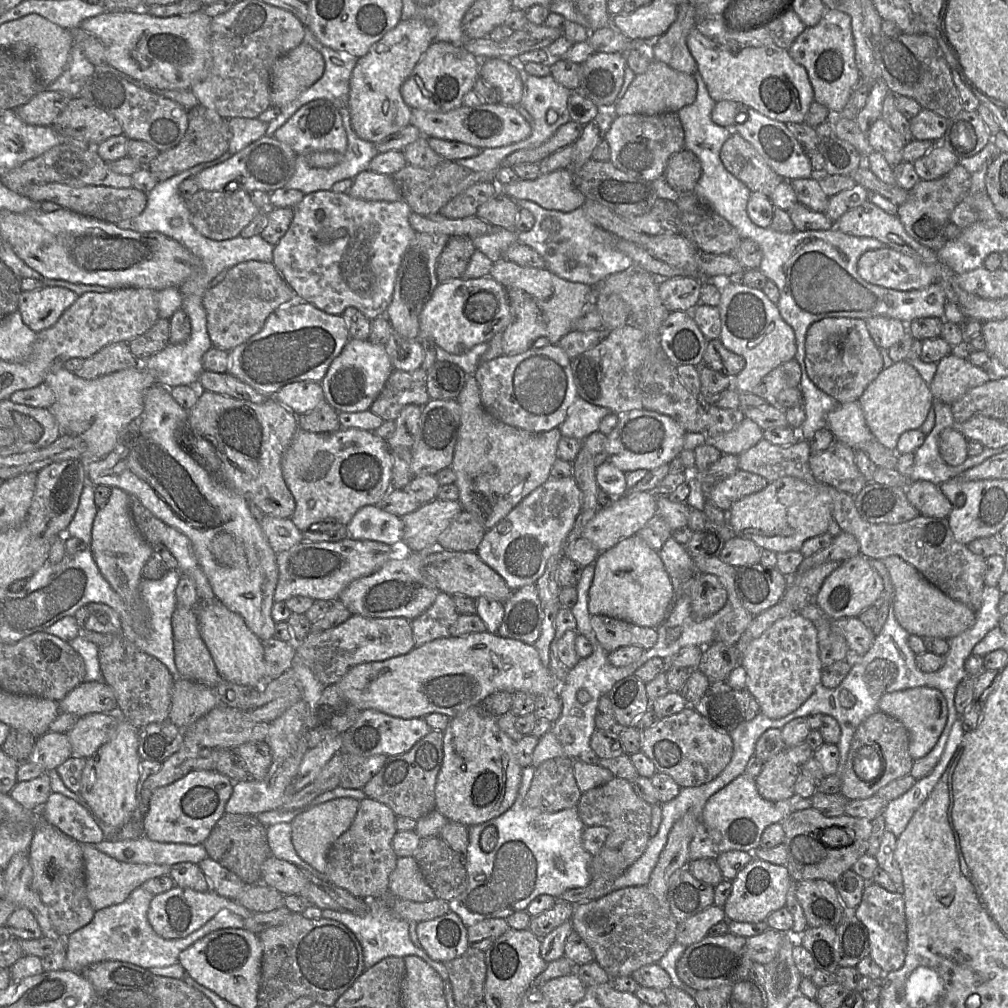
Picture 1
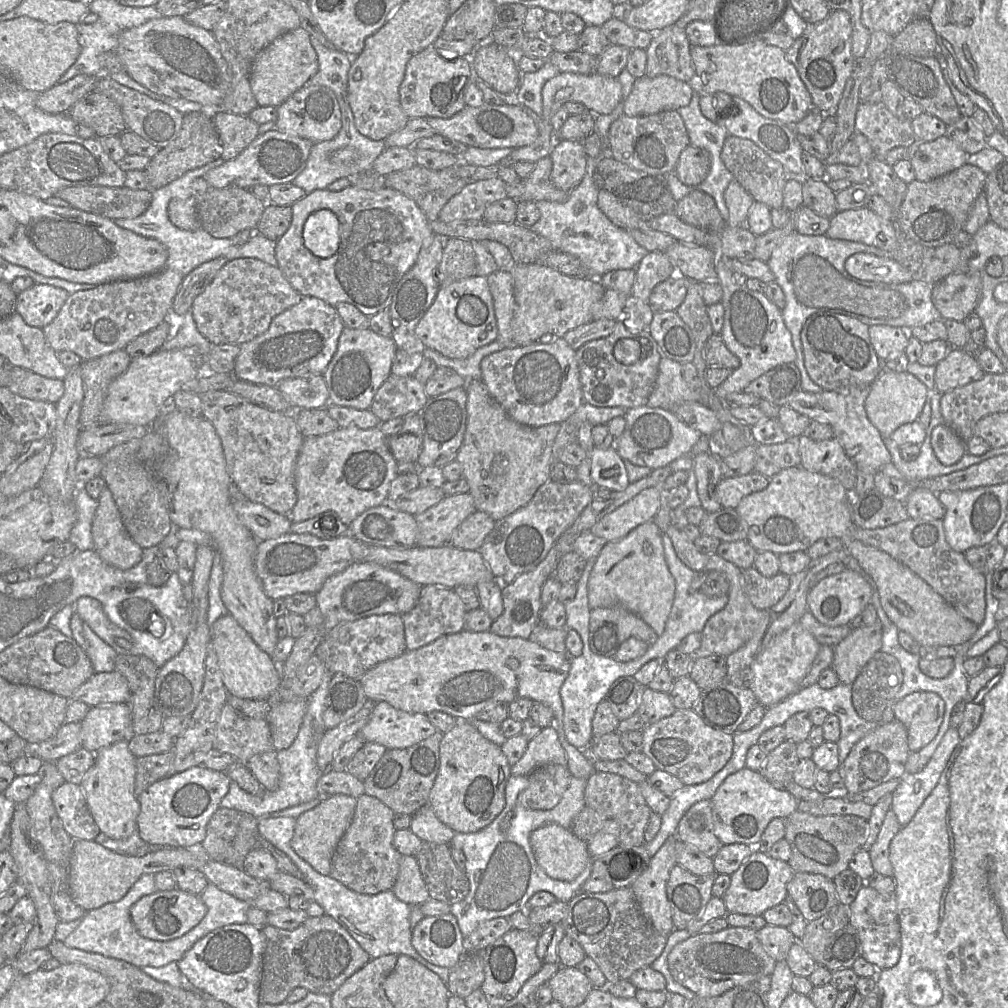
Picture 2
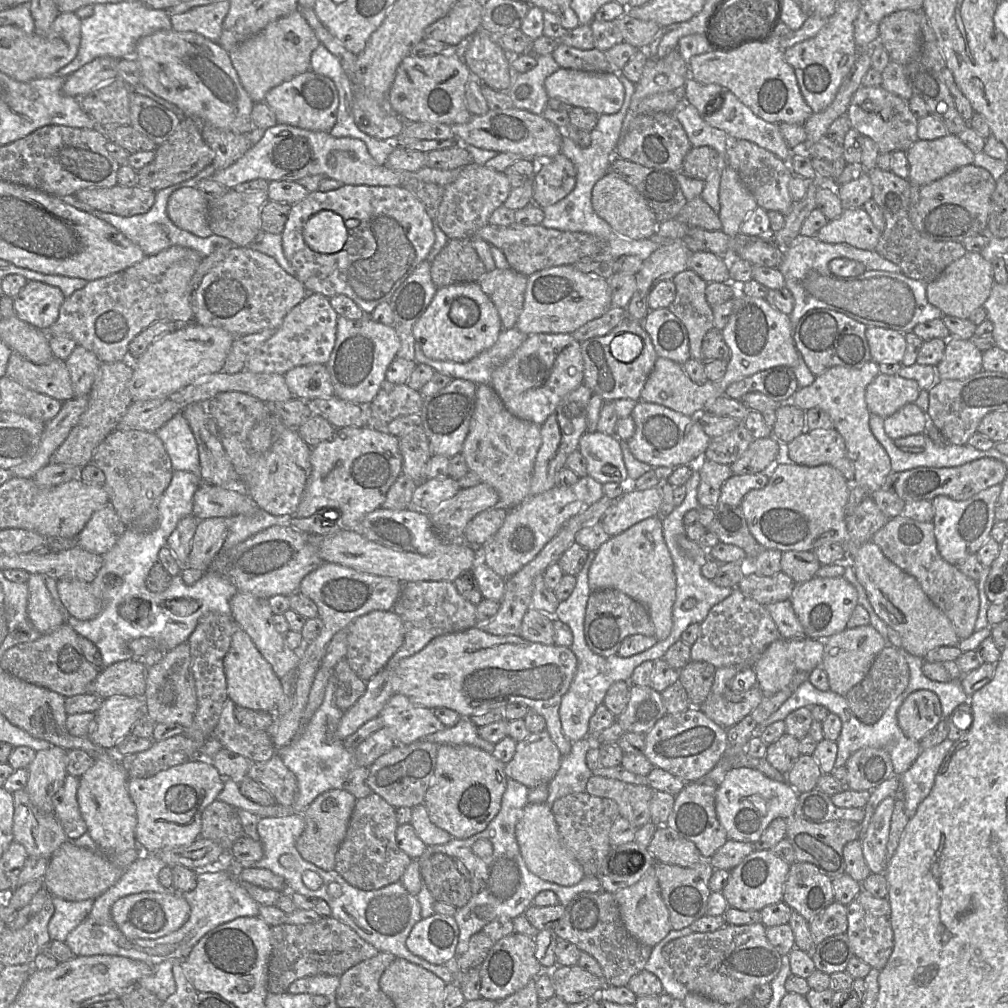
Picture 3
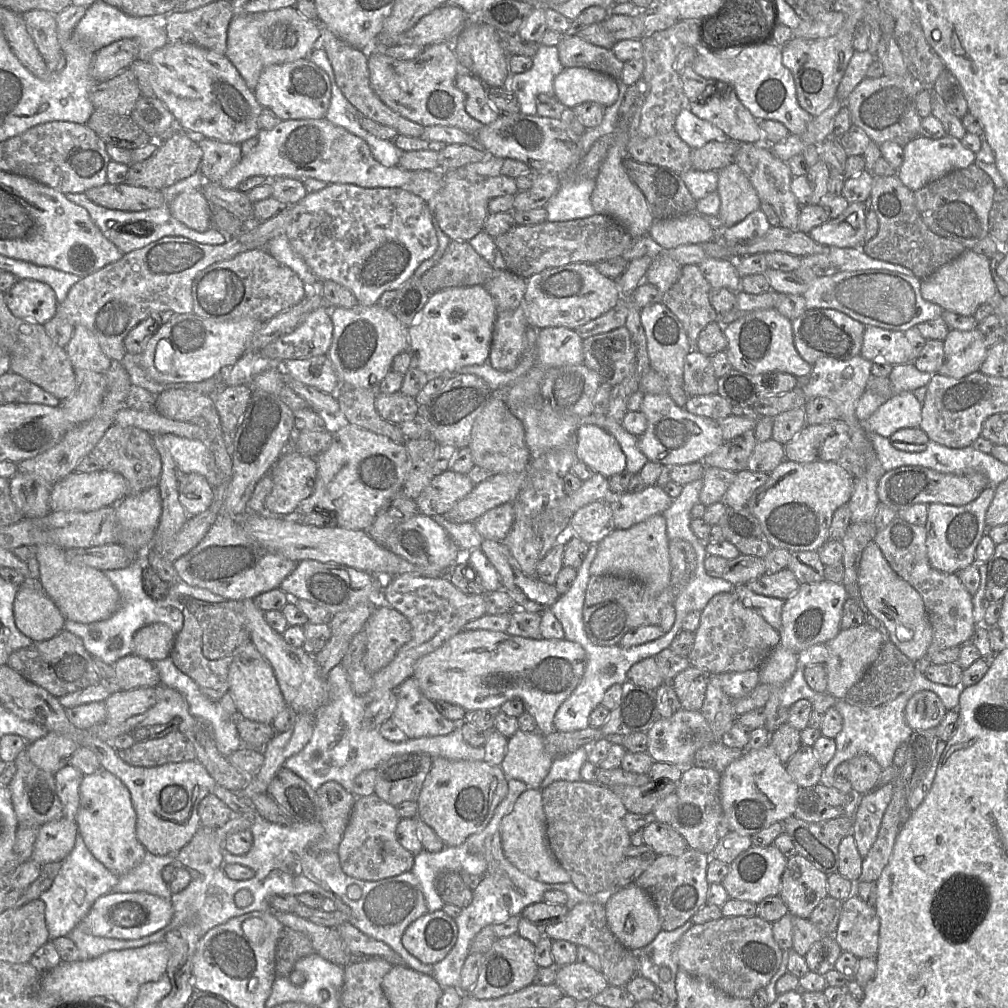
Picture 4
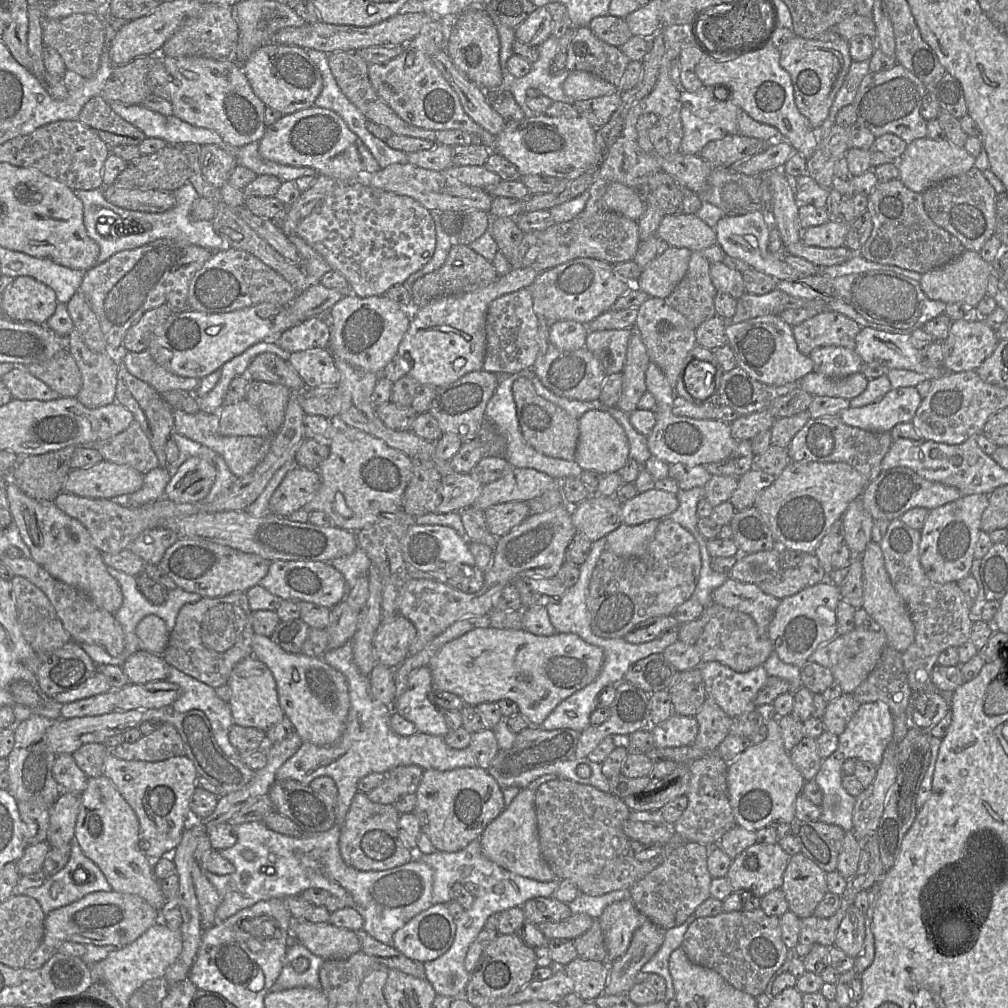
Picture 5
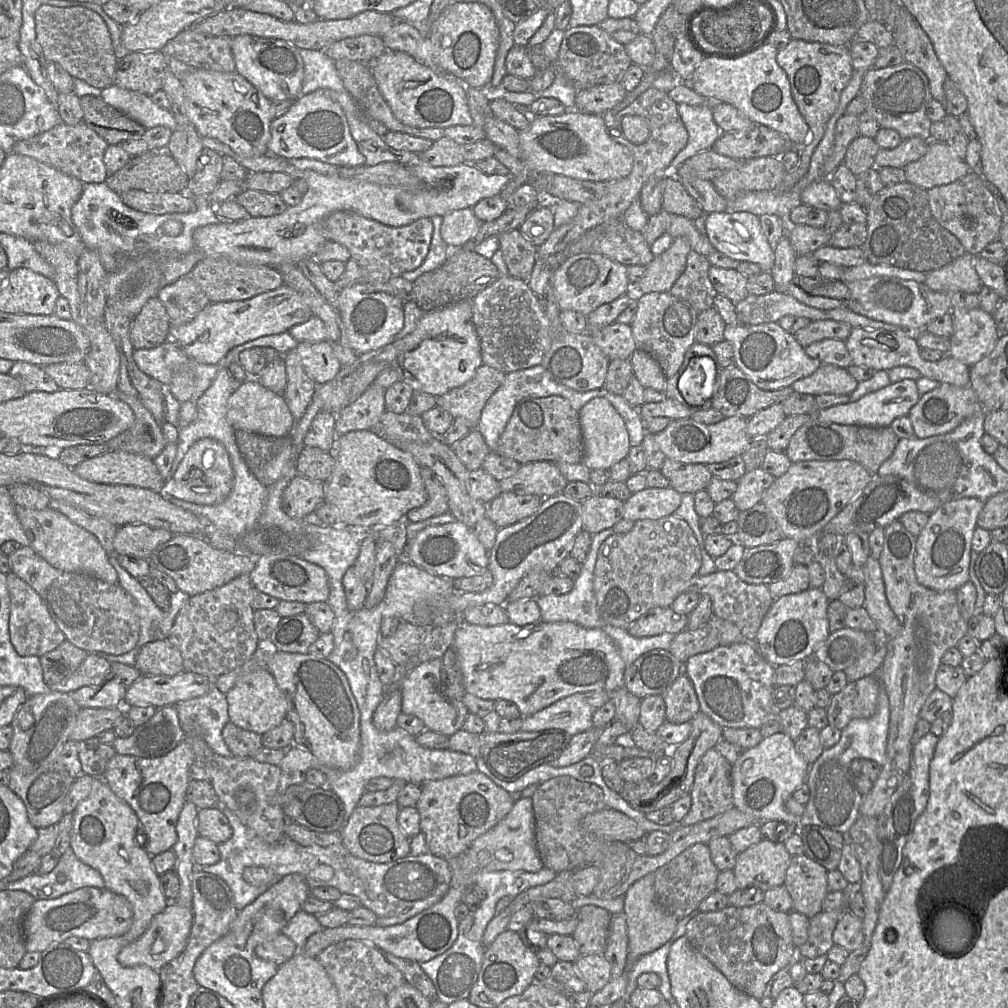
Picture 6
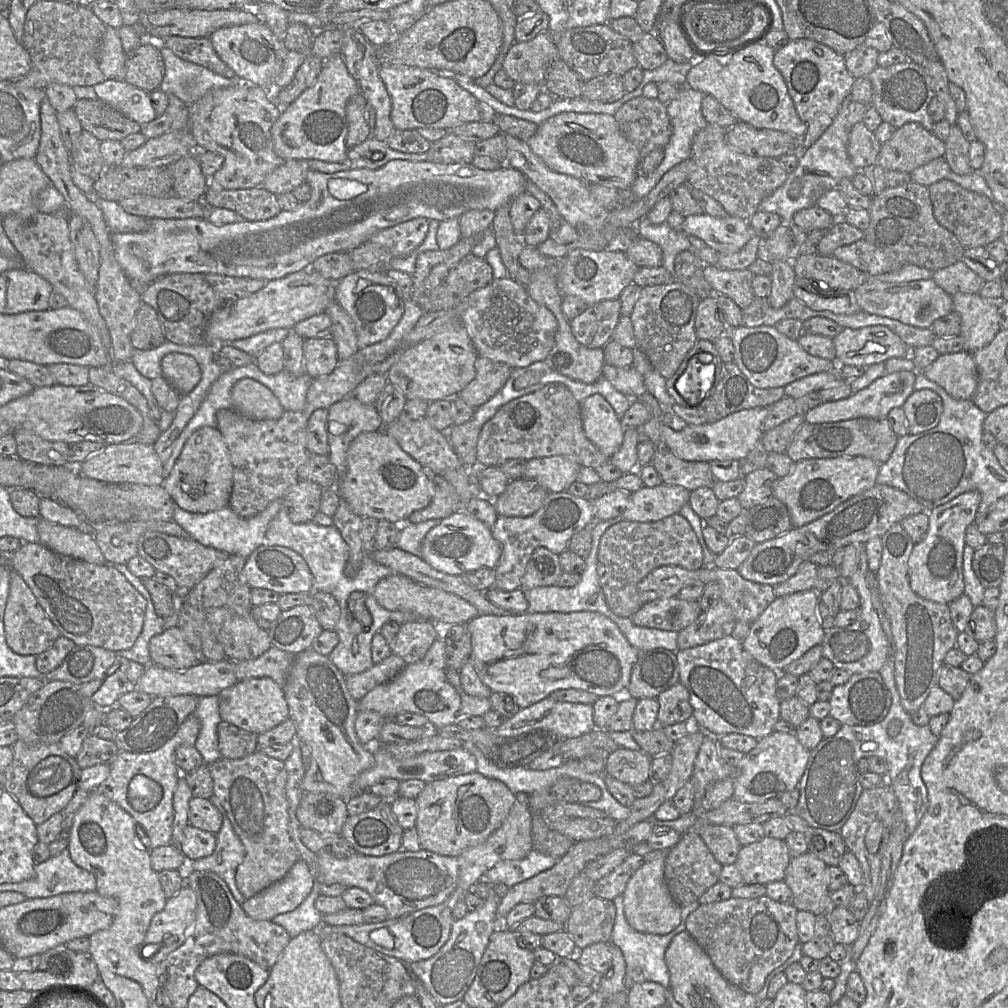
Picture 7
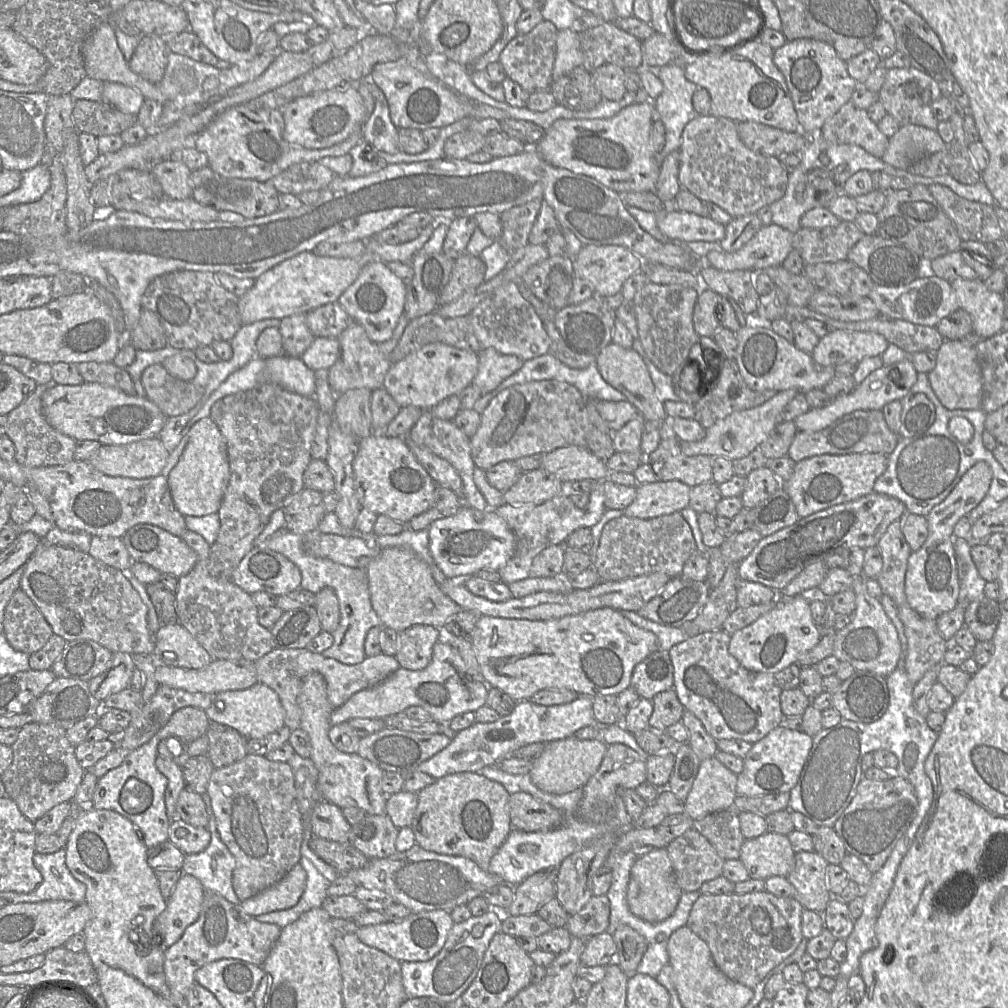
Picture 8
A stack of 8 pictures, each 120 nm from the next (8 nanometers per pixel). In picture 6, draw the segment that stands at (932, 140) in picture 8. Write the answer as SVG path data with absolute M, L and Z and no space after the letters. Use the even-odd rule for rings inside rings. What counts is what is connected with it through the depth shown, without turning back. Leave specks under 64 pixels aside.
M920 137L902 139L895 148L880 148L875 157L875 166L877 168L886 166L904 168L907 164L924 156L927 149L928 141Z

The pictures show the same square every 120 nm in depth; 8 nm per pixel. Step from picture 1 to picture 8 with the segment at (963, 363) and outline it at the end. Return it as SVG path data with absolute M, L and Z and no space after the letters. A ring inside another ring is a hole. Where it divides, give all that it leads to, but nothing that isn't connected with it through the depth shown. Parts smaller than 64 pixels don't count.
M957 278L950 283L958 304L972 318L973 332L981 339L990 338L1002 330L1007 304L1003 295L989 290L984 280Z

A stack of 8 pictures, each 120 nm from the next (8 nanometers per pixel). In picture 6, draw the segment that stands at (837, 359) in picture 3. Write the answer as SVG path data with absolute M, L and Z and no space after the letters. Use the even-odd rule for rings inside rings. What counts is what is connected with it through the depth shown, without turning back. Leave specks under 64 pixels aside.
M834 320L811 321L806 327L798 330L794 337L805 348L808 345L825 339L846 341L852 331L852 326L845 322Z

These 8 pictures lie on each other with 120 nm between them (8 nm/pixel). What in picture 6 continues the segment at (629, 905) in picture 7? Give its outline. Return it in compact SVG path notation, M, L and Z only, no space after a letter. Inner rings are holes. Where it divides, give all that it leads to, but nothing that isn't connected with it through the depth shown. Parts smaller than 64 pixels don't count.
M649 873L634 882L624 895L622 912L626 917L628 934L628 966L639 957L664 945L674 934L677 921L664 911L656 900L654 873Z

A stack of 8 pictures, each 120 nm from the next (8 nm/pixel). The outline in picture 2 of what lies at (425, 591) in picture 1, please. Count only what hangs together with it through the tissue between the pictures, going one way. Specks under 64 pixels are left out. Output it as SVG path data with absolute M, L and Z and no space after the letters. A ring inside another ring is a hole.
M356 562L329 577L314 595L323 615L322 626L326 631L330 631L344 621L354 621L378 614L407 613L416 605L421 587L399 573L378 564Z

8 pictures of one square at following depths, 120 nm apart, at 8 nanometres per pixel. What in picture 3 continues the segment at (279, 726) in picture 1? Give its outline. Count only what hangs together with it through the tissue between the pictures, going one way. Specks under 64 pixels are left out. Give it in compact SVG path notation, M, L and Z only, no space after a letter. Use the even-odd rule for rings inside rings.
M332 670L332 677L329 680L326 689L325 689L325 694L324 694L324 698L323 701L321 703L321 705L319 706L319 708L316 710L316 712L313 714L313 716L311 717L311 719L308 721L308 723L302 728L300 734L296 737L296 739L290 744L288 745L286 748L281 749L279 754L281 756L282 762L284 763L284 765L295 775L296 780L297 780L297 785L298 785L298 791L297 791L297 795L295 797L295 800L293 802L293 804L290 807L285 807L282 805L279 805L277 803L274 803L273 805L270 806L262 806L259 805L257 803L252 802L251 800L249 800L248 798L244 797L242 795L242 793L240 792L240 787L237 781L234 781L232 779L225 779L224 780L224 787L223 790L220 792L220 794L218 795L217 799L234 807L235 809L242 809L242 810L246 810L249 811L253 814L255 814L256 816L258 816L259 818L264 818L264 817L283 817L283 816L287 816L290 814L303 814L303 812L306 810L306 808L322 793L331 790L331 789L343 789L343 784L349 774L349 772L351 771L352 768L354 768L356 766L355 764L355 759L354 759L354 752L346 749L345 745L344 745L344 741L340 740L337 736L336 736L336 731L337 731L337 727L338 724L343 716L343 711L341 711L334 703L334 692L335 692L335 679L333 677L333 670Z

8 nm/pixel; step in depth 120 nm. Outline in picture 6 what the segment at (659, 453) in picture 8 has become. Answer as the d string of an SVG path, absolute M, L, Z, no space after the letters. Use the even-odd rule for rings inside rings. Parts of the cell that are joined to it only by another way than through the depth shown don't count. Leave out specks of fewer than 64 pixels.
M670 458L664 460L660 472L680 494L695 494L706 489L713 478L705 464L683 463Z

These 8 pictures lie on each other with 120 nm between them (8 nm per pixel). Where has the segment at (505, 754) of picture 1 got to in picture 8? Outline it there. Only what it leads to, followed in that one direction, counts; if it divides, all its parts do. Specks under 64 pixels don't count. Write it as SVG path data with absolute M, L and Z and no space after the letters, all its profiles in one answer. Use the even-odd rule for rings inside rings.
M460 772L435 780L418 793L418 805L410 825L416 843L427 851L469 858L483 870L489 871L491 858L513 829L508 809L509 797L501 783L486 778L480 772Z

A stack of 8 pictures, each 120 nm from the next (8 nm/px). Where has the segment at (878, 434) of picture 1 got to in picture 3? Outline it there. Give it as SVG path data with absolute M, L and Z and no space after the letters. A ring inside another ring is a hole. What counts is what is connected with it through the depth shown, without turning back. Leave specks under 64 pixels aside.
M880 373L866 388L866 405L870 413L886 419L906 404L914 403L919 393L915 380Z

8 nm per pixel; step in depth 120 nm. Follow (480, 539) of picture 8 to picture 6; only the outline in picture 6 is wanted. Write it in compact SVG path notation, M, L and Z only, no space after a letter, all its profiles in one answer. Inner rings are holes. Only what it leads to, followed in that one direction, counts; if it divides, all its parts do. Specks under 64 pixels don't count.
M457 520L421 530L415 538L408 541L406 560L431 574L449 580L489 570L489 551L478 540L472 528Z

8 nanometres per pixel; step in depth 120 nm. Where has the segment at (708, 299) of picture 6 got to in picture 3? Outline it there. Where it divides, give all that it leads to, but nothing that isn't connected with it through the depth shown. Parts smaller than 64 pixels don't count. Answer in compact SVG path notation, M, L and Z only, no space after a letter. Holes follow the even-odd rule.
M689 268L678 273L672 281L676 296L668 309L686 327L691 358L703 361L702 341L705 334L714 328L713 308L706 299L708 283Z

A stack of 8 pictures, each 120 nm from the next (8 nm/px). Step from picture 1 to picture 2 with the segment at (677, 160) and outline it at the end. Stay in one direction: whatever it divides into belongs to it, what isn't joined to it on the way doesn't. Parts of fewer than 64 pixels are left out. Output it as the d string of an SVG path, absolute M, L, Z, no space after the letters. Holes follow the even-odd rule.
M687 146L680 154L674 173L686 186L698 188L711 168L711 155L702 148Z

